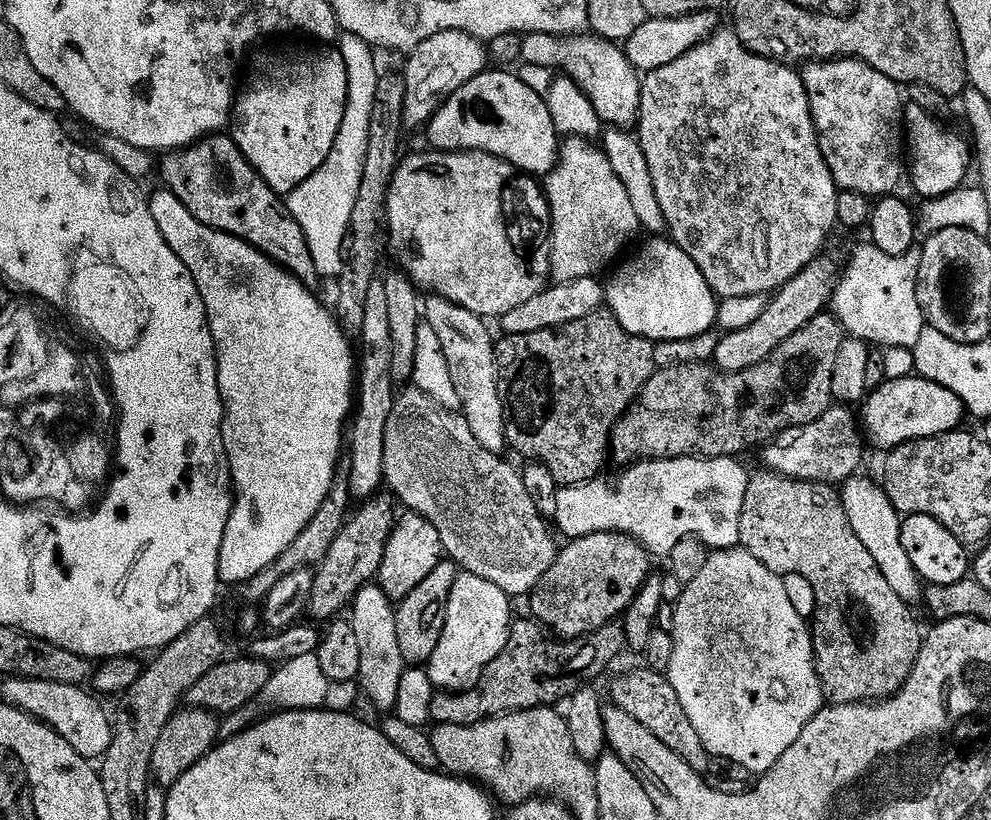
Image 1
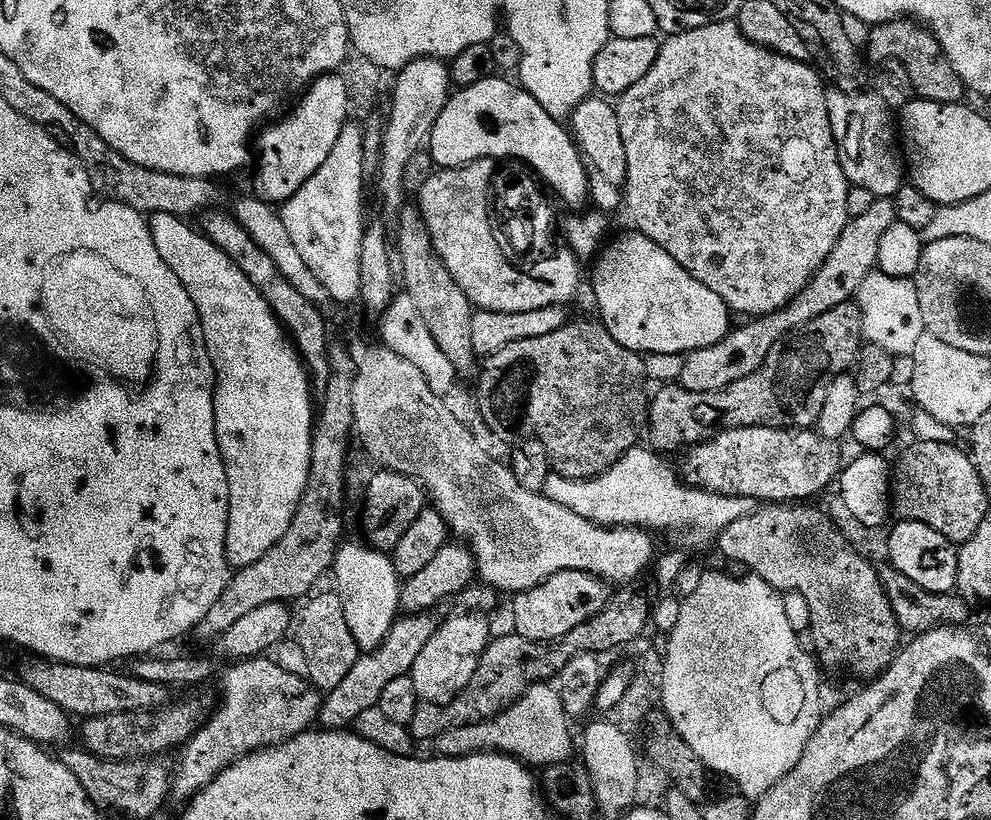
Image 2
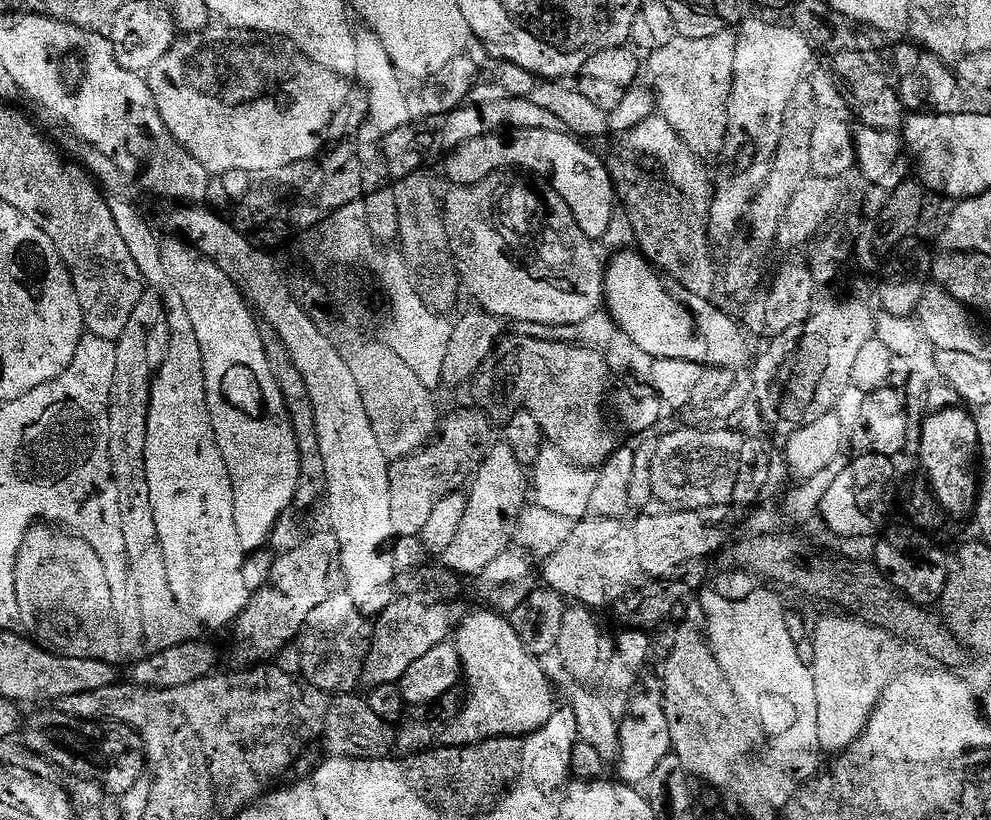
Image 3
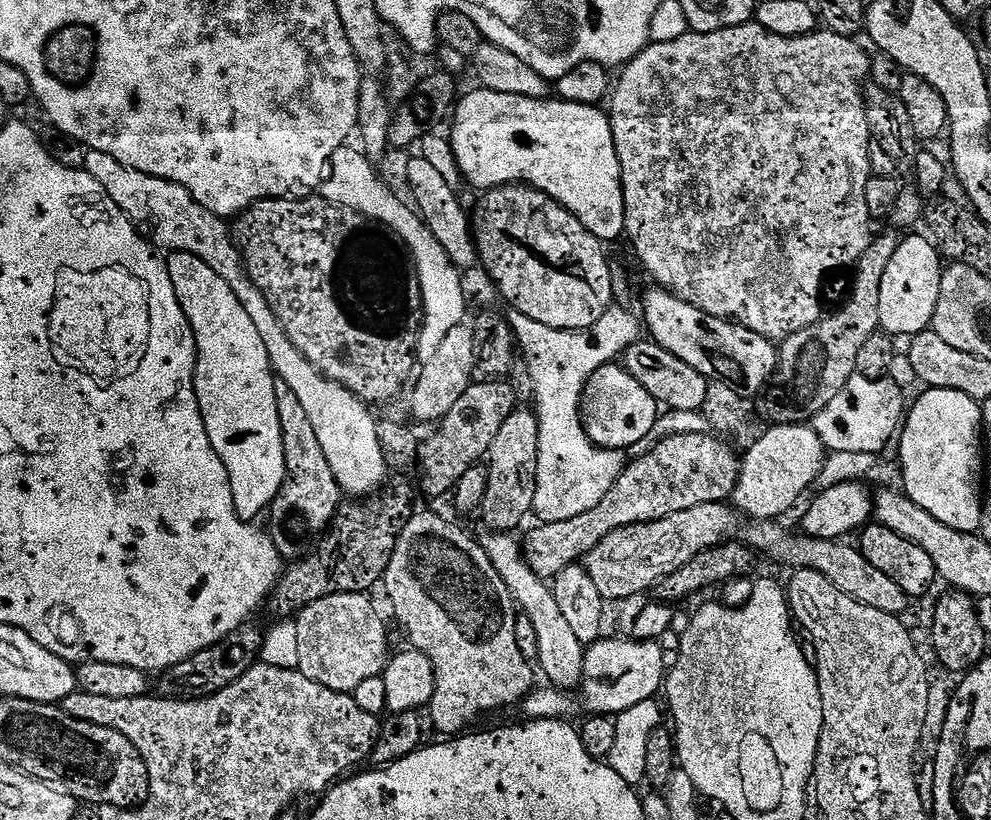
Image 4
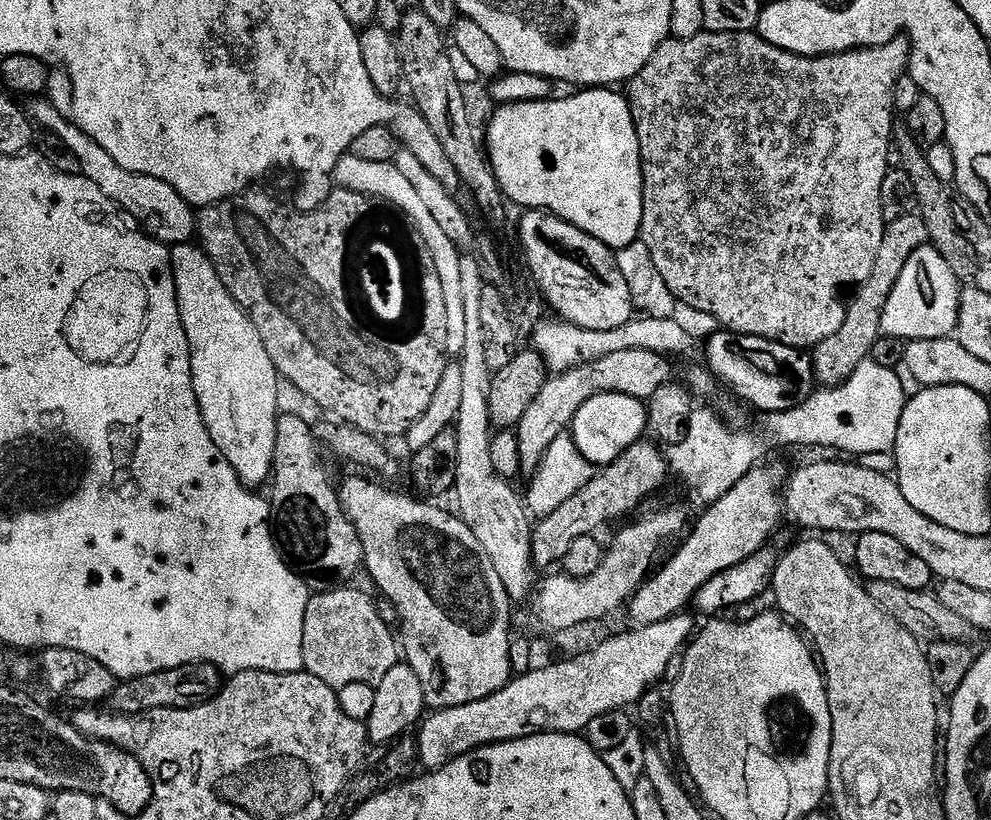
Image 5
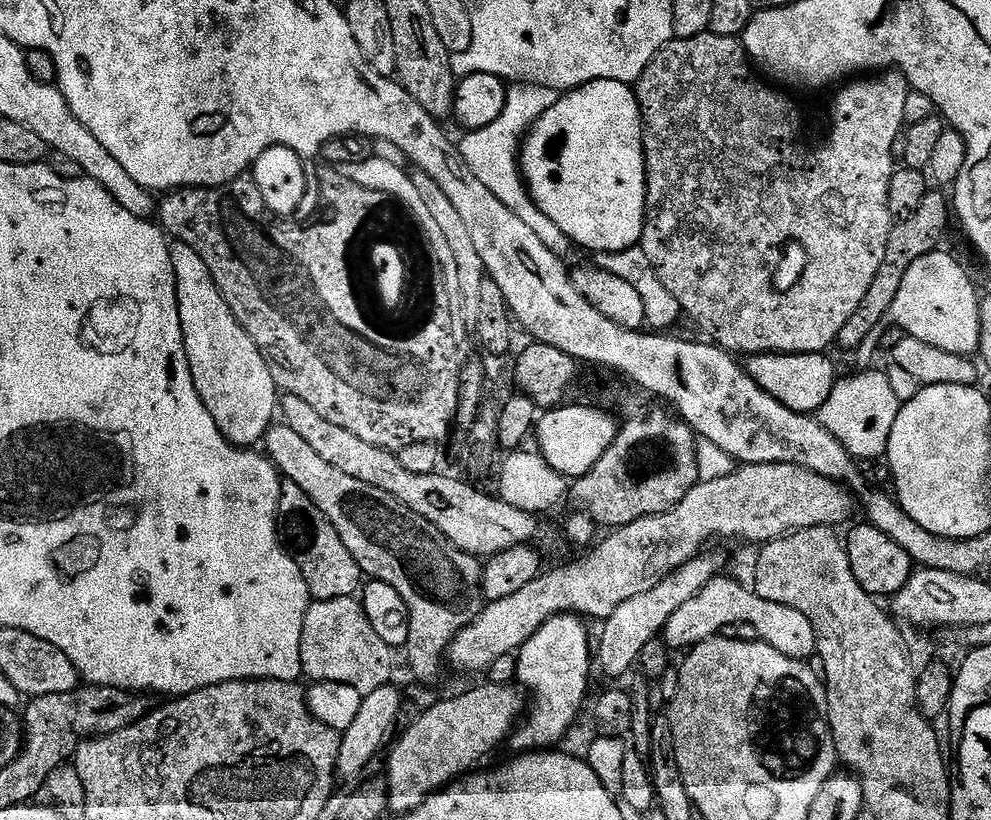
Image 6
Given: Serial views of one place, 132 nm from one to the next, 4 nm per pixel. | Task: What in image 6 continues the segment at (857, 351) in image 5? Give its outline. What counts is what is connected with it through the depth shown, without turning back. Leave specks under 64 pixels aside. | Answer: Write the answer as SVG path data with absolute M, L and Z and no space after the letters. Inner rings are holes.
M940 190L929 191L922 206L909 220L901 220L893 227L890 242L886 246L886 258L882 262L882 266L878 266L878 274L874 278L870 290L866 290L866 298L862 298L858 310L850 318L850 322L846 322L846 326L842 326L838 341L839 347L856 348L859 344L866 343L868 335L891 313L894 298L902 287L902 278L906 278L906 270L910 270L910 266L914 266L914 262L918 262L918 258L937 251L943 245L940 243L943 242L944 235L948 232L950 200L949 197L947 200L942 193L936 191Z

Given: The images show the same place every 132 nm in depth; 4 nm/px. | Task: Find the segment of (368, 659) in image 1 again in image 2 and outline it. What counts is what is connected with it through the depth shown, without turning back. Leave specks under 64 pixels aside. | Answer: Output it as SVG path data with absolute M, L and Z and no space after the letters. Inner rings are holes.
M341 543L336 552L335 591L345 610L346 623L361 653L375 652L383 644L401 615L400 589L402 578L392 565L391 555L378 552L367 543Z

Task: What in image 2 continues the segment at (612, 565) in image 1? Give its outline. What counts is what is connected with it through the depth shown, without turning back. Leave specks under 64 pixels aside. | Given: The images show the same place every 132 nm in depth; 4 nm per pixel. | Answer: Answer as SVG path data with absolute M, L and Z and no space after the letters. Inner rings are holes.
M566 570L554 574L546 582L530 590L515 593L513 600L516 601L512 604L512 620L516 623L515 635L545 646L563 641L578 626L597 616L606 607L610 599L608 588L605 581L590 572Z

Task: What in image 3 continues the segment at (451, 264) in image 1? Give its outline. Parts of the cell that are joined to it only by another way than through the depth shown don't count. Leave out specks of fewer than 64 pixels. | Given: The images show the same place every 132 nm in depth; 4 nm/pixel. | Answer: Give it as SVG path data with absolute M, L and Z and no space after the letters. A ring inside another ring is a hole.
M487 176L473 184L455 185L451 189L453 192L442 200L452 256L460 269L463 287L472 291L473 298L480 303L477 305L485 312L520 324L576 324L600 310L604 304L602 264L592 264L592 268L588 268L592 276L584 276L584 288L568 288L568 280L560 280L560 276L540 276L540 280L532 280L524 268L508 264L508 256L500 252L500 236L492 232L492 220L488 220L492 188L496 188L496 180Z

